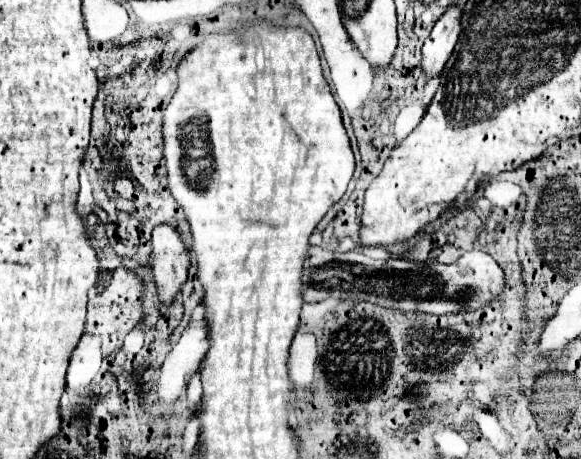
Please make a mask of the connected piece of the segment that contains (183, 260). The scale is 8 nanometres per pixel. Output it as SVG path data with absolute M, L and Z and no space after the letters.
M161 224L153 230L153 252L157 256L153 264L153 284L159 288L161 300L169 304L187 280L191 264L189 250L177 228Z

